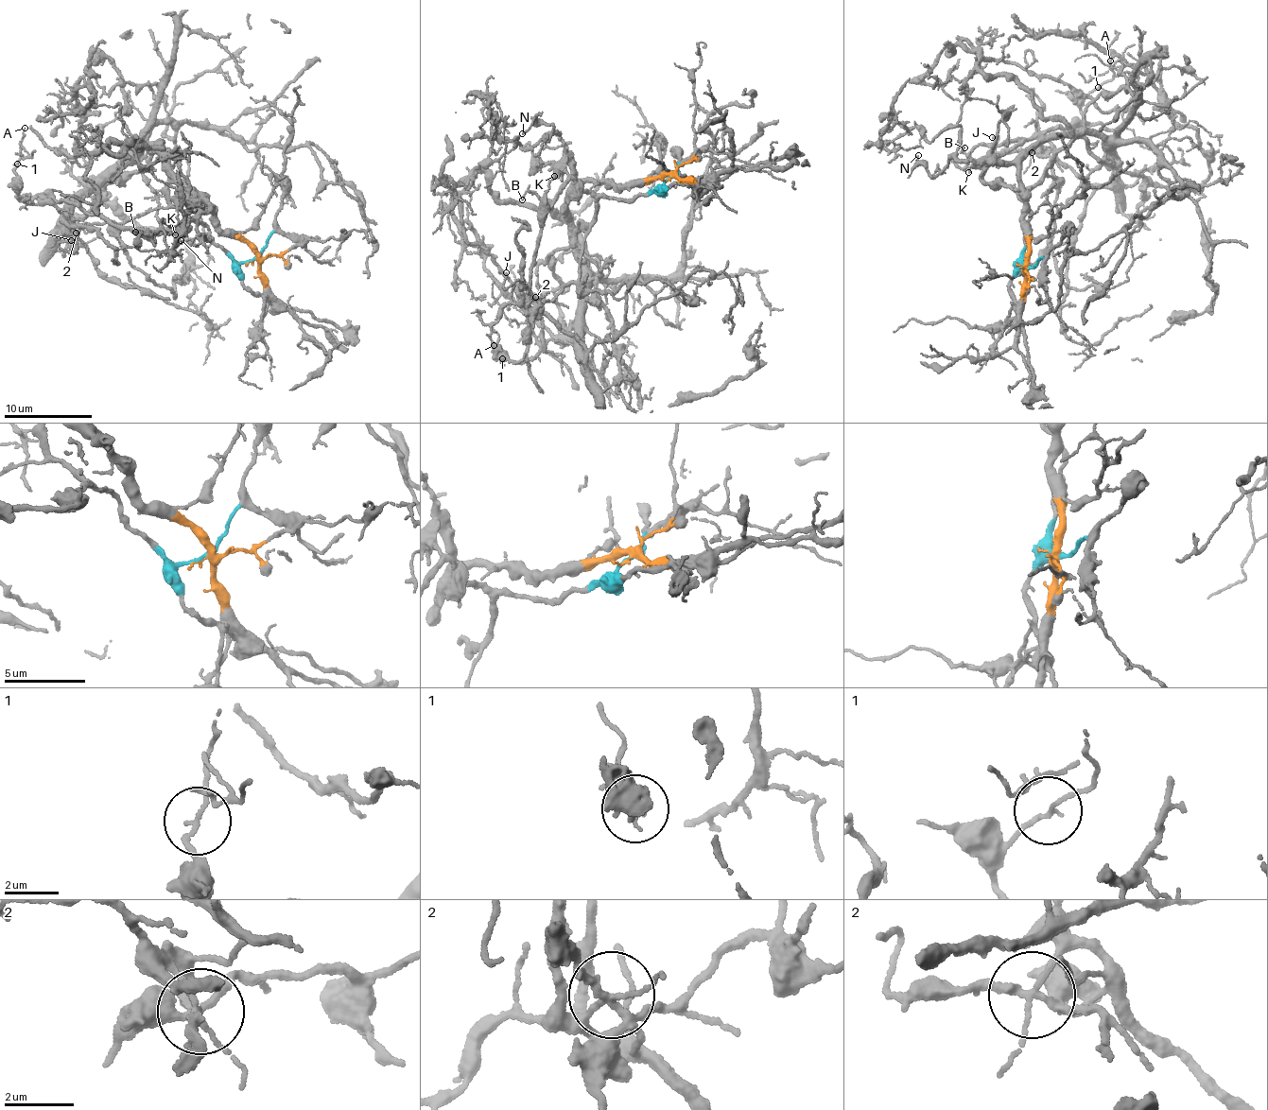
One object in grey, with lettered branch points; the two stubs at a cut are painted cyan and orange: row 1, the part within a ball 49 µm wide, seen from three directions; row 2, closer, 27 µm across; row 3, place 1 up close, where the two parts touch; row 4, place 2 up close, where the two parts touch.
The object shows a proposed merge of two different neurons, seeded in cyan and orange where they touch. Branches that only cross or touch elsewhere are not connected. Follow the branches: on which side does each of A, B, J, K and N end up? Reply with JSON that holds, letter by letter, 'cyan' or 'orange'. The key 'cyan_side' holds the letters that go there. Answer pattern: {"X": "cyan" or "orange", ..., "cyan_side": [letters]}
{"A": "cyan", "B": "cyan", "J": "cyan", "K": "cyan", "N": "orange", "cyan_side": ["A", "B", "J", "K"]}

